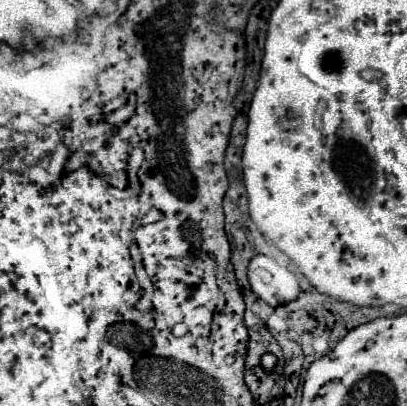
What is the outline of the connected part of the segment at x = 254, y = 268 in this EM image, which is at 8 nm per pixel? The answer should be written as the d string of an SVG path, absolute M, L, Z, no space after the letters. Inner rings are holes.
M254 256L248 266L248 282L254 294L258 294L270 306L282 306L298 298L298 278L274 258Z

